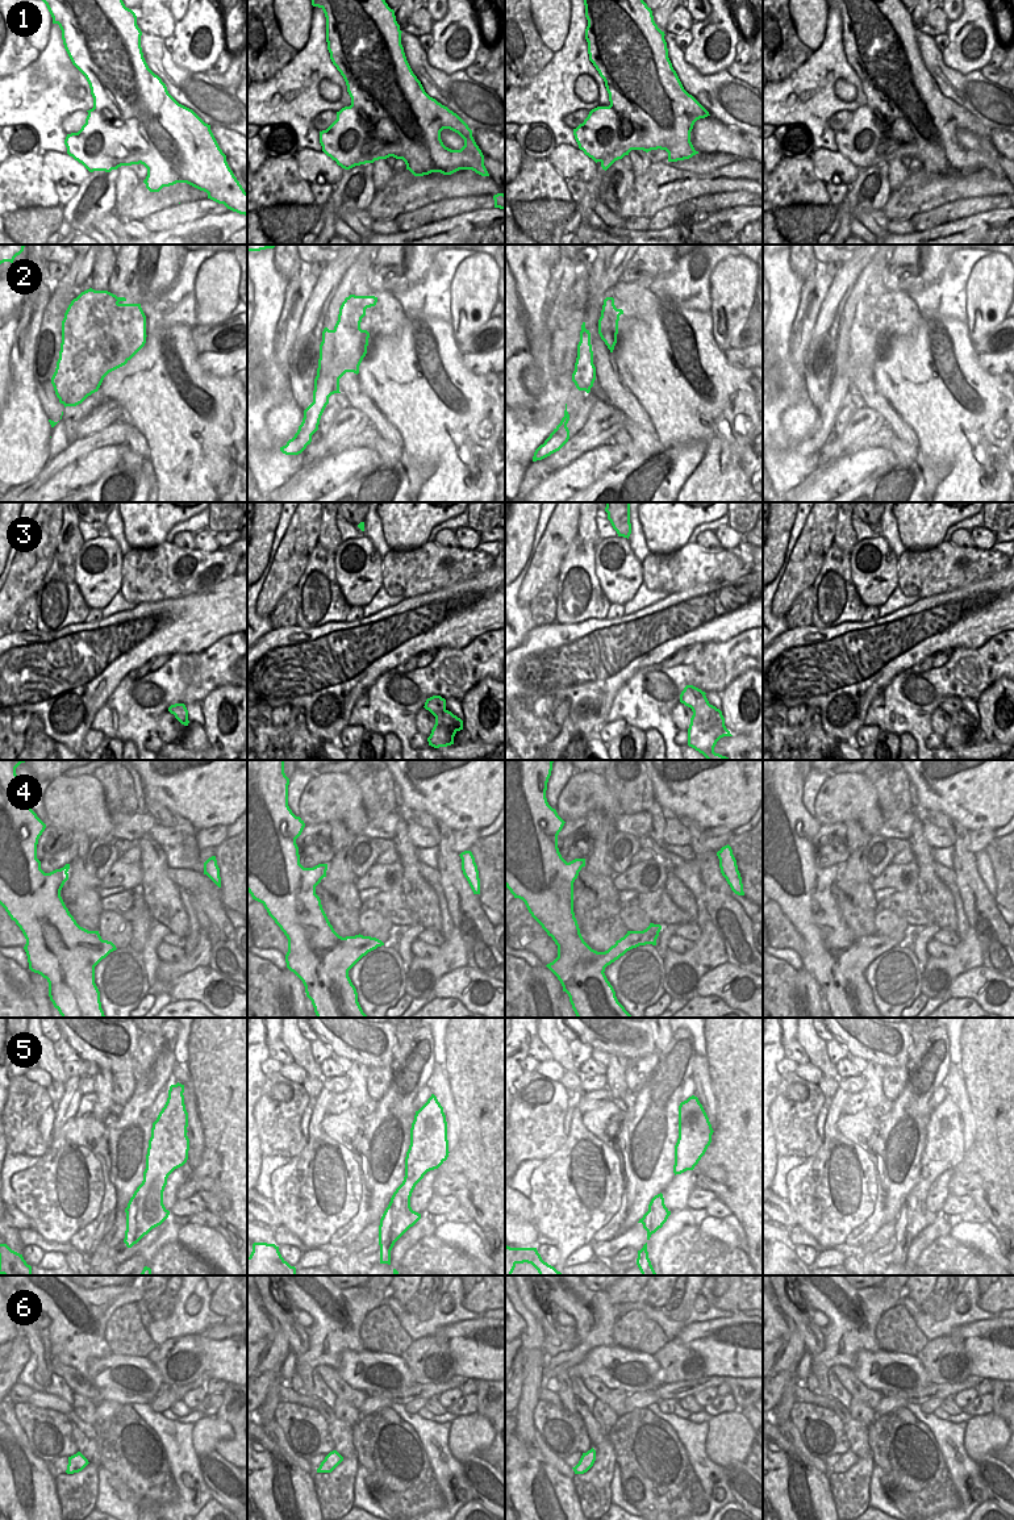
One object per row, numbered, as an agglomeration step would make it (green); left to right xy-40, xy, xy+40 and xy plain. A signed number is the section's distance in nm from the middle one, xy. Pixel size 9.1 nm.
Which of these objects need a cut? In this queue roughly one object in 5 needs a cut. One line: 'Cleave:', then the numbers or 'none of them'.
Cleave: 1, 5

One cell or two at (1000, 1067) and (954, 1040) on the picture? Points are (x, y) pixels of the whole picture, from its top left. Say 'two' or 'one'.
two

